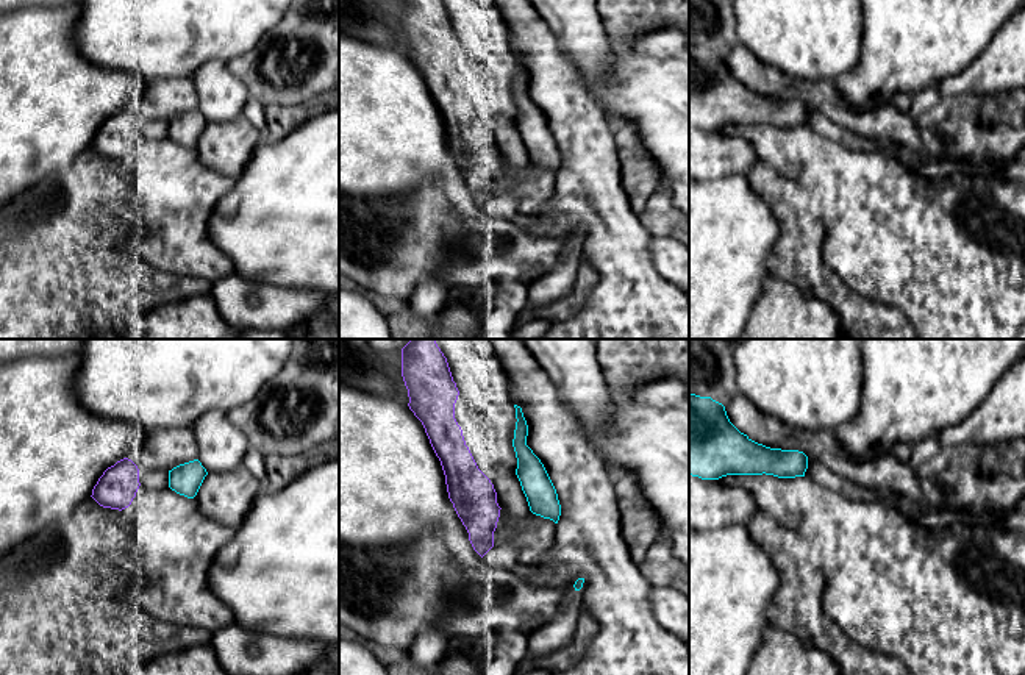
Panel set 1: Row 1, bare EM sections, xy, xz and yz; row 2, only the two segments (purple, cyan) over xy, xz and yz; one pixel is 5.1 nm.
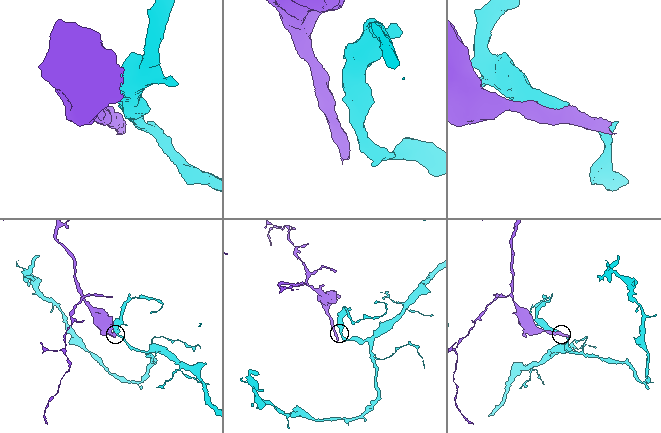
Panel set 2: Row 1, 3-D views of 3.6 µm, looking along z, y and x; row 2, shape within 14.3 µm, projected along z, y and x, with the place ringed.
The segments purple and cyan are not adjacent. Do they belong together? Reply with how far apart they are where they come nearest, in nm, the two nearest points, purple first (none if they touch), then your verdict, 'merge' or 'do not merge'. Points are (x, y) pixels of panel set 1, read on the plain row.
130 nm | xz (492, 135), (516, 124) | do not merge

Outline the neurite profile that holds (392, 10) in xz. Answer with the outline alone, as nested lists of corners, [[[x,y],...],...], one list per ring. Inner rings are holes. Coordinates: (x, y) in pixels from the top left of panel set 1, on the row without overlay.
[[[402,0],[384,2],[381,3],[381,9],[384,11],[386,19],[392,28],[395,50],[408,56],[409,53],[408,39],[402,27]]]

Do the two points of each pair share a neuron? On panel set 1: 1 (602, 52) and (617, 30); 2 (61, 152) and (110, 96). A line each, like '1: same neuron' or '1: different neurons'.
1: different neurons
2: same neuron

